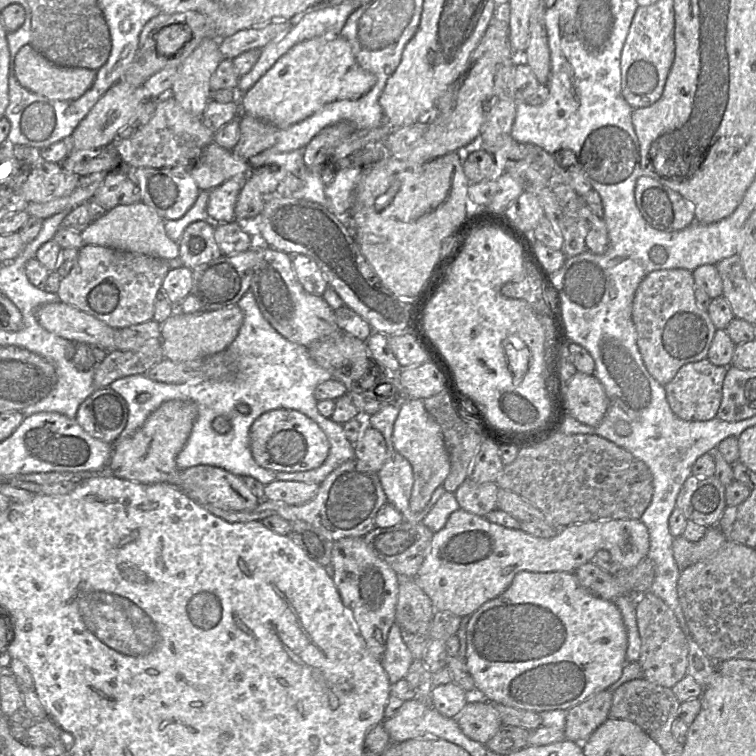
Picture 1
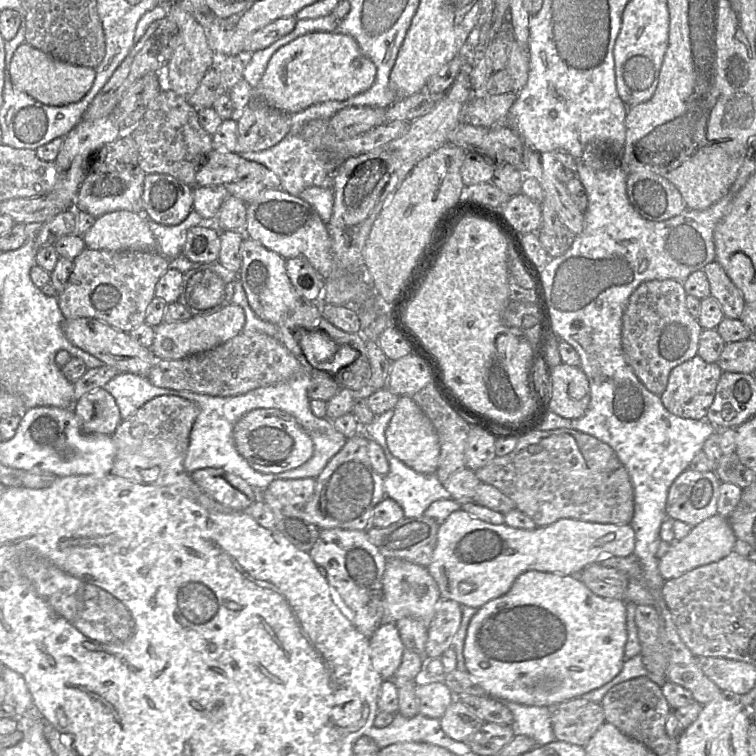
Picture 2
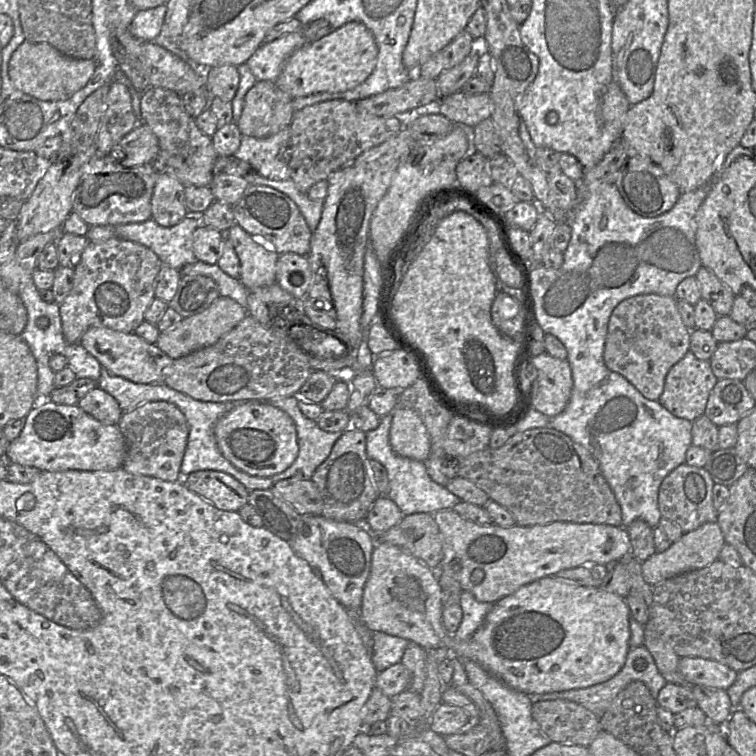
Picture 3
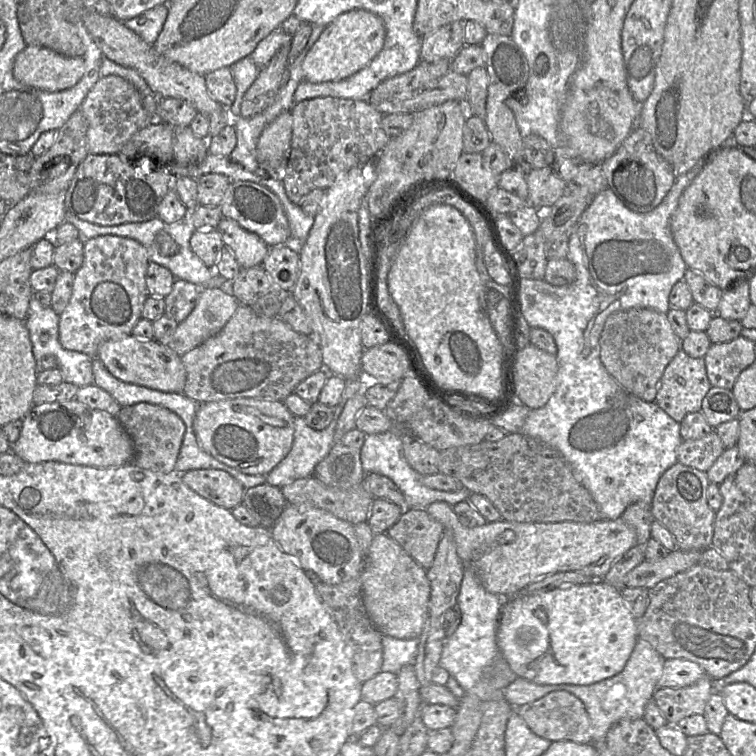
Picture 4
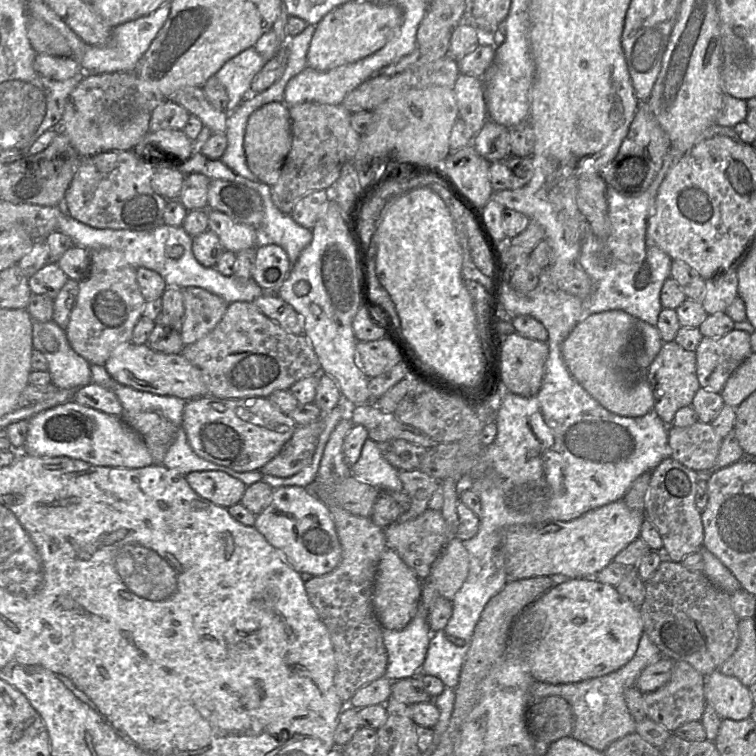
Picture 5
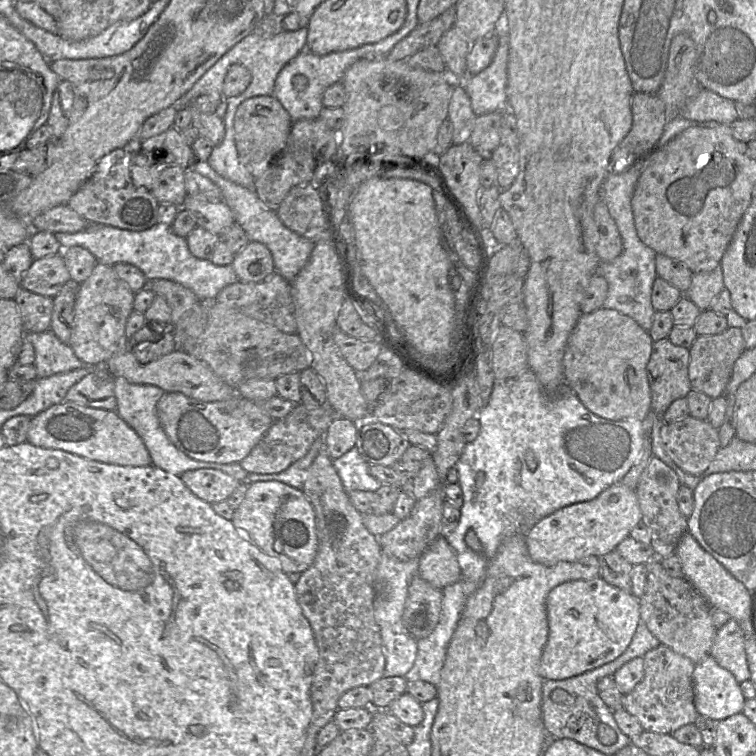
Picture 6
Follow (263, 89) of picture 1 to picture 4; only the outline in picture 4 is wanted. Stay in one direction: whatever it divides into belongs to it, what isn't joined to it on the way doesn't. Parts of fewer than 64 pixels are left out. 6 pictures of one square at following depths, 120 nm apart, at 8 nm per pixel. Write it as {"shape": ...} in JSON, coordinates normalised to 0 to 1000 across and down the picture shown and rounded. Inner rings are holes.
{"shape":[[[468,12],[446,21],[430,34],[399,82],[401,106],[410,110],[450,107],[480,91],[507,63],[511,38],[497,19]]]}

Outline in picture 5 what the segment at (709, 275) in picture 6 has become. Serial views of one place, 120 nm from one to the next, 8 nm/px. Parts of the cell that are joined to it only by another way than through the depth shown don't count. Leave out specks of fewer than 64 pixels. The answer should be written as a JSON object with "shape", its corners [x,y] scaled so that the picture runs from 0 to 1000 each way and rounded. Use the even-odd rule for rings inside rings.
{"shape":[[[987,328],[967,353],[933,370],[933,386],[926,399],[937,417],[959,414],[972,394],[978,392],[974,356],[983,348],[991,333],[992,328]]]}

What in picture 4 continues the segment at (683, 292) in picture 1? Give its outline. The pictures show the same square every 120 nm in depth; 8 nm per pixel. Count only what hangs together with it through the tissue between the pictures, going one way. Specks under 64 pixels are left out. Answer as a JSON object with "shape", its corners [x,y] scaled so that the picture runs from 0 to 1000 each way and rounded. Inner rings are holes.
{"shape":[[[860,407],[815,411],[802,423],[794,443],[794,475],[803,492],[832,520],[854,532],[866,532],[880,487],[901,462],[882,414]]]}

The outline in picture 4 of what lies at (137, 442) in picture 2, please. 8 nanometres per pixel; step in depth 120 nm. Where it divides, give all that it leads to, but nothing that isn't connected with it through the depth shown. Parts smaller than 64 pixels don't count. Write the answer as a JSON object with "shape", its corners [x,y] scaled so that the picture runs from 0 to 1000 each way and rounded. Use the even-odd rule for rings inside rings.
{"shape":[[[187,532],[161,538],[153,552],[177,586],[177,615],[216,627],[230,623],[246,570],[245,560],[234,548],[216,537]]]}

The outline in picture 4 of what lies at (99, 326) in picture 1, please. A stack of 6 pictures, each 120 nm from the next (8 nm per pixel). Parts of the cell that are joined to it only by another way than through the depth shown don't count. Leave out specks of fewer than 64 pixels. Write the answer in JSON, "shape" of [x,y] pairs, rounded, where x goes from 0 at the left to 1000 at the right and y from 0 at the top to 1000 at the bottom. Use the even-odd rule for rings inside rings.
{"shape":[[[176,442],[136,452],[128,464],[130,474],[153,500],[204,516],[242,520],[246,489],[239,471],[208,450],[185,450]]]}

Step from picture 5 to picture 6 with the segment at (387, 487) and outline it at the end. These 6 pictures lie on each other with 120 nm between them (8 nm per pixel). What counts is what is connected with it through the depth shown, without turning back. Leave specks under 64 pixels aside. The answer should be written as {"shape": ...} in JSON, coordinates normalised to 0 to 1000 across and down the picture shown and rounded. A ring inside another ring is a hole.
{"shape":[[[472,591],[440,608],[440,616],[459,651],[470,648],[496,651],[507,642],[504,636],[489,627],[489,615],[476,602]]]}

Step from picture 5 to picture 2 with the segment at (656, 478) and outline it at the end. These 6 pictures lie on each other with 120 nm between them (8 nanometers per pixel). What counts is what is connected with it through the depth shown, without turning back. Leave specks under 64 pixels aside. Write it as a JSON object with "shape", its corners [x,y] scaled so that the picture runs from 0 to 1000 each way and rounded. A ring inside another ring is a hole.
{"shape":[[[903,623],[888,640],[881,663],[882,684],[918,697],[948,677],[954,636],[944,623]]]}

